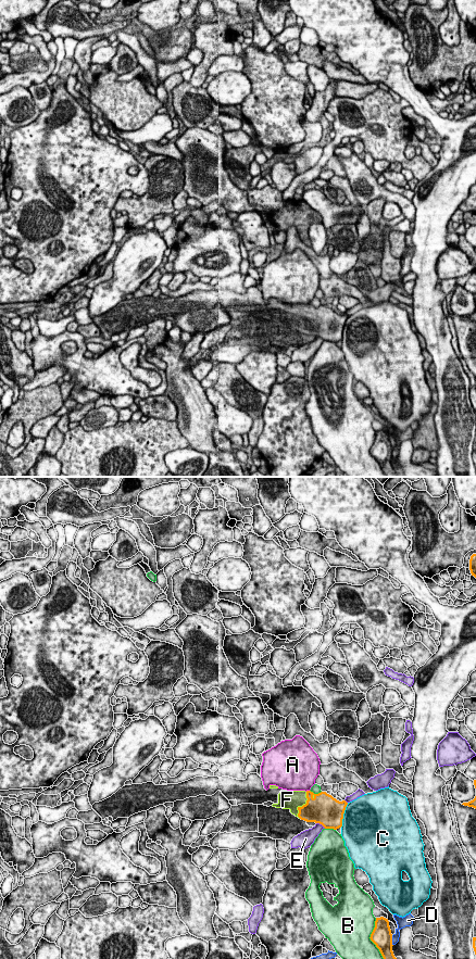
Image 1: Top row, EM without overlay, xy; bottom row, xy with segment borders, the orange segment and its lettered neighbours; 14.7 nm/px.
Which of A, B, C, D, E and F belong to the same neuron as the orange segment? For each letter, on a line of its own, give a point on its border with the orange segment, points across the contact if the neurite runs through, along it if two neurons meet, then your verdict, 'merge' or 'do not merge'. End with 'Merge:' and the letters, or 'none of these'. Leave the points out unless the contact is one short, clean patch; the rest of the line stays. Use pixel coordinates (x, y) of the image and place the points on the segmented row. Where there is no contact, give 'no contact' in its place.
A: xy (307, 791) | along xy (309, 790), (305, 791) | do not merge
B: xy (370, 937) | do not merge
C: xy (342, 815) | do not merge
D: xy (391, 941) | along xy (391, 935), (392, 945) | do not merge
E: xy (321, 823) | do not merge
F: xy (303, 805) | merge
Merge: F

